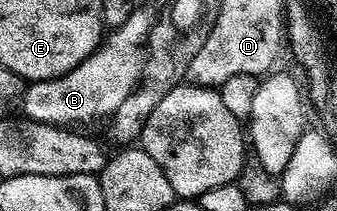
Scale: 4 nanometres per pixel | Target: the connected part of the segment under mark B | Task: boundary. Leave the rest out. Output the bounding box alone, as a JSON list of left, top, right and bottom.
[21,37,145,128]

